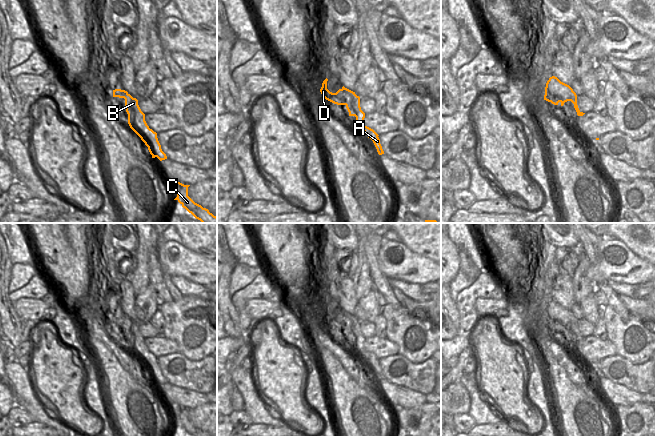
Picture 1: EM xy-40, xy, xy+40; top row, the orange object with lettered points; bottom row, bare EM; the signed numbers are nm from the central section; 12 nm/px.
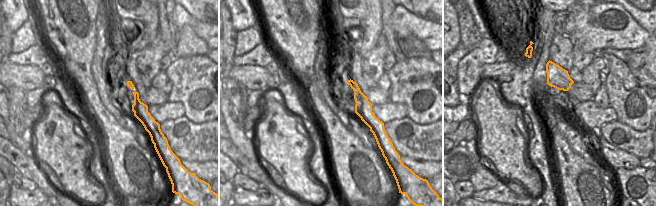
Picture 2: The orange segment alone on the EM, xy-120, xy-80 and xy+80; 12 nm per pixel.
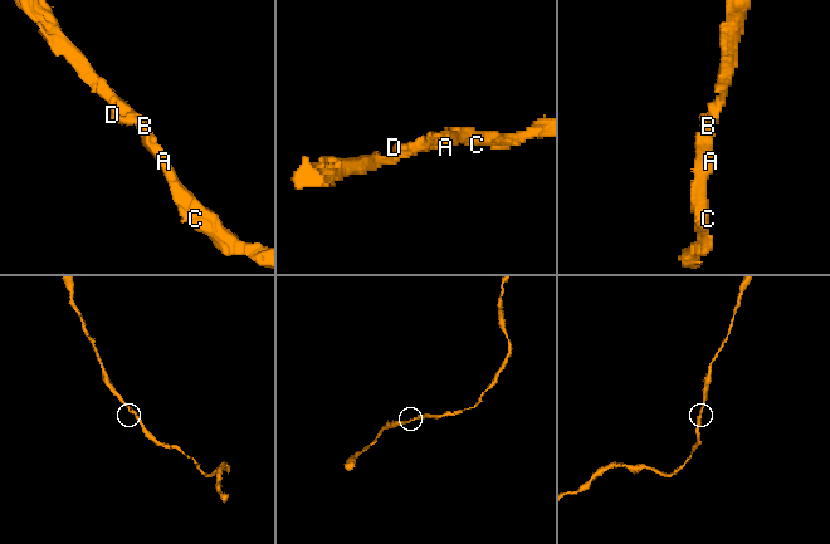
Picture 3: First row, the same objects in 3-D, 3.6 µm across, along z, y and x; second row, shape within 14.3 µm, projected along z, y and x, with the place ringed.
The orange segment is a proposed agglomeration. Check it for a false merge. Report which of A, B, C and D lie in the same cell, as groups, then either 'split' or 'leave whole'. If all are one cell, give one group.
groups A B C D; leave whole

